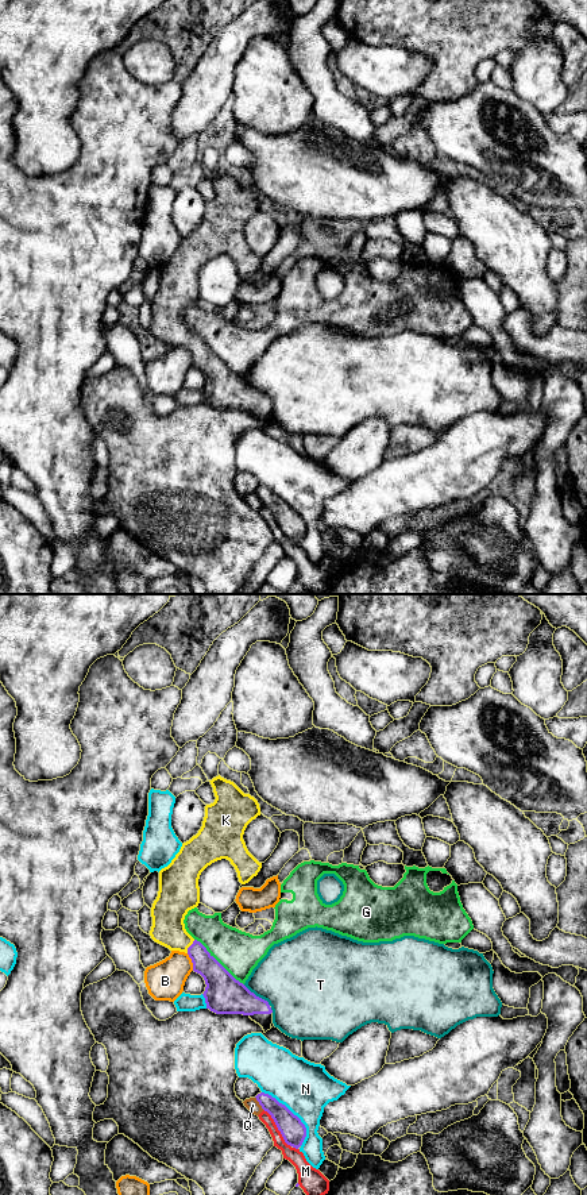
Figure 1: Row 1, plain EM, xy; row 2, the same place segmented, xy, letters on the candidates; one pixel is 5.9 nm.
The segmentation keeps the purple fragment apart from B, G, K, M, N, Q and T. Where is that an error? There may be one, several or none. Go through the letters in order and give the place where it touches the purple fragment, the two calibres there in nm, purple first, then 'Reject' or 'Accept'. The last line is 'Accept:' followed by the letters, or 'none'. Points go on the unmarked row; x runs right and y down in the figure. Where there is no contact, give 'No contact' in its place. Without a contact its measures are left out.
B: Touches purple at xy (192, 357). Thickness 200 nm (purple) against 240 nm. Reject
G: Touches purple at xy (217, 357). Thickness 220 nm (purple) against 260 nm. Reject
K: Touches purple at xy (189, 342). Thickness 150 nm (purple) against 200 nm. Accept
M: Touches purple at xy (277, 521). Thickness 150 nm (purple) against 90 nm. Reject
N: Touches purple at xy (293, 509). Thickness 150 nm (purple) against 320 nm. Reject
Q: Touches purple at xy (259, 498). Thickness 140 nm (purple) against 80 nm. Reject
T: Touches purple at xy (255, 390). Thickness 220 nm (purple) against 420 nm. Reject
Accept: K

